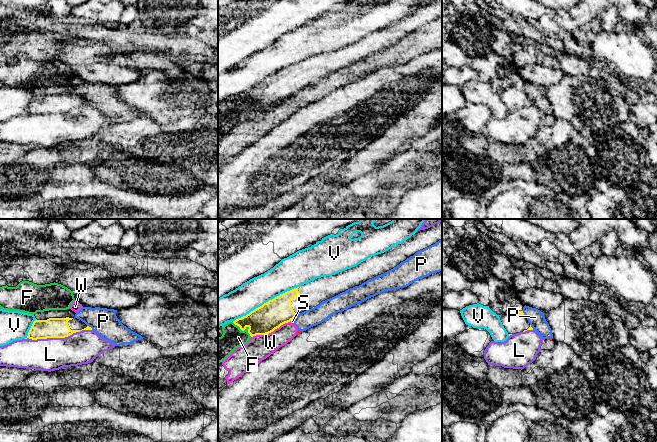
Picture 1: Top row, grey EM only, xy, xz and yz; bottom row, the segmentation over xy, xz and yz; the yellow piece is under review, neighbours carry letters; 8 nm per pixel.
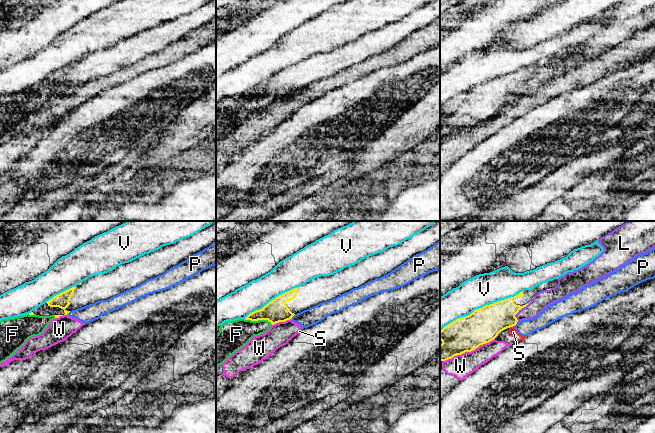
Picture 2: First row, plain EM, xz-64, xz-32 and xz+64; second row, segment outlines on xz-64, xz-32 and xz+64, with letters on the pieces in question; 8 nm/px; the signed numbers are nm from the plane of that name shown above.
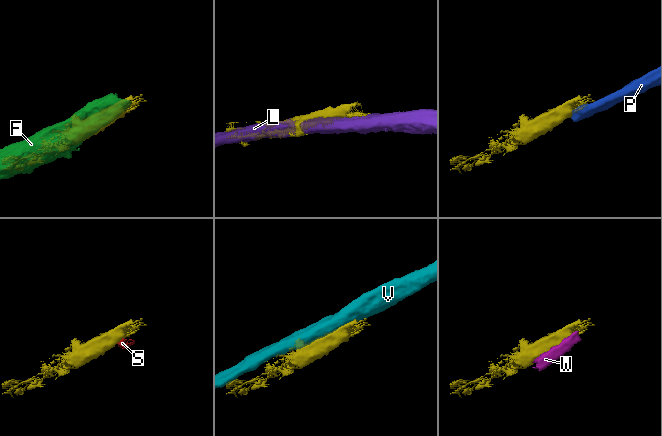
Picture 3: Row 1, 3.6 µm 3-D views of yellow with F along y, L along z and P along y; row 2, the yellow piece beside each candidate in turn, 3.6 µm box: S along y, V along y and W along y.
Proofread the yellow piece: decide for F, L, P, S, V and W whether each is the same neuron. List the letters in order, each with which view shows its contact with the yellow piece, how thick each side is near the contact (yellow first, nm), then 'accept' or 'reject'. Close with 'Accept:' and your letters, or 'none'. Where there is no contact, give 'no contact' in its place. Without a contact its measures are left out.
F: xz | 220/190 nm | reject
L: xy | 160/260 nm | reject
P: xz | 220/140 nm | reject
S: xz | 220/30 nm | reject
V: xz | 220/240 nm | reject
W: xz | 220/200 nm | reject
Accept: none

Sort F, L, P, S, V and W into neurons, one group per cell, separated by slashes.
F / L / P S W / V

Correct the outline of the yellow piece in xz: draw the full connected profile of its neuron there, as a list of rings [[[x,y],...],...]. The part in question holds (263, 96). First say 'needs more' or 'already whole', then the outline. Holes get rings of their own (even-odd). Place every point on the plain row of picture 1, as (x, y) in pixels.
needs more; [[[442,0],[420,6],[401,20],[395,21],[388,27],[372,32],[361,38],[355,43],[339,48],[332,52],[317,54],[307,60],[287,67],[272,76],[264,79],[262,82],[251,87],[246,92],[236,95],[233,99],[244,107],[247,103],[251,113],[256,111],[266,111],[279,104],[281,101],[293,96],[299,89],[318,82],[322,77],[330,75],[346,66],[359,62],[369,55],[393,45],[401,38],[405,37],[416,28],[423,26],[442,15]]]

